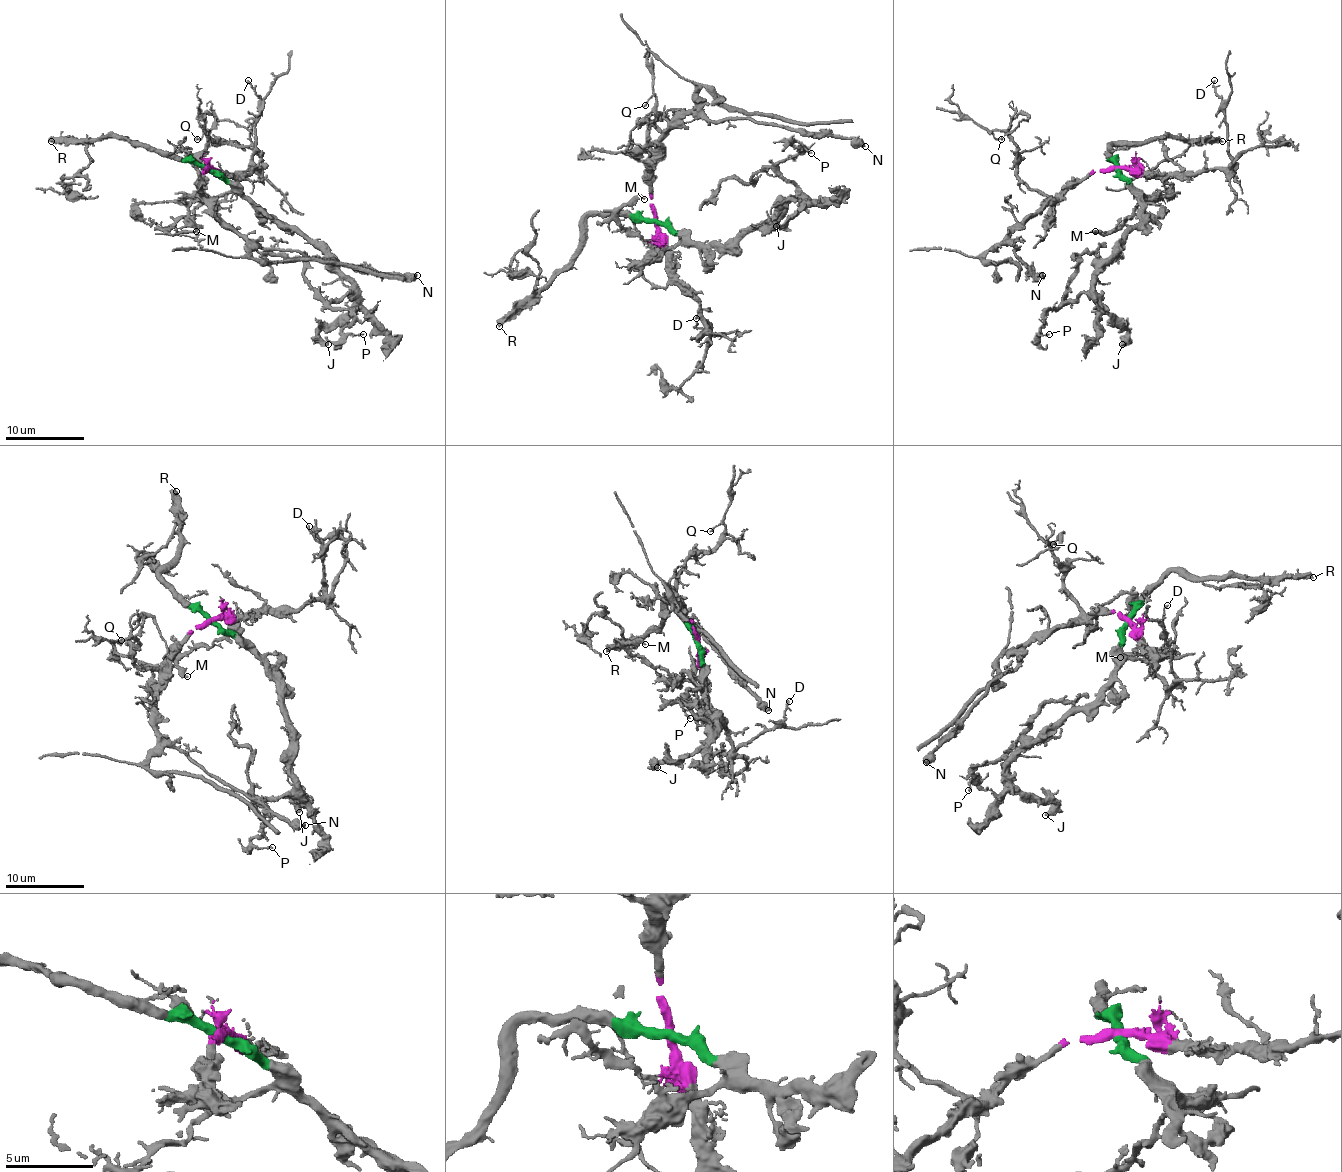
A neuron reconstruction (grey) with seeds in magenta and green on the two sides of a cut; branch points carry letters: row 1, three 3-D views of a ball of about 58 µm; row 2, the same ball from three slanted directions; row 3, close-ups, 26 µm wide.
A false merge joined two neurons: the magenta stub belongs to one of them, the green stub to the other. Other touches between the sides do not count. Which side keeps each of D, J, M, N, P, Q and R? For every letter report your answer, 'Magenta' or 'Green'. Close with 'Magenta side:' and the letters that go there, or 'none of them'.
D: Magenta
J: Green
M: Green
N: Magenta
P: Green
Q: Magenta
R: Green
Magenta side: D, N, Q

